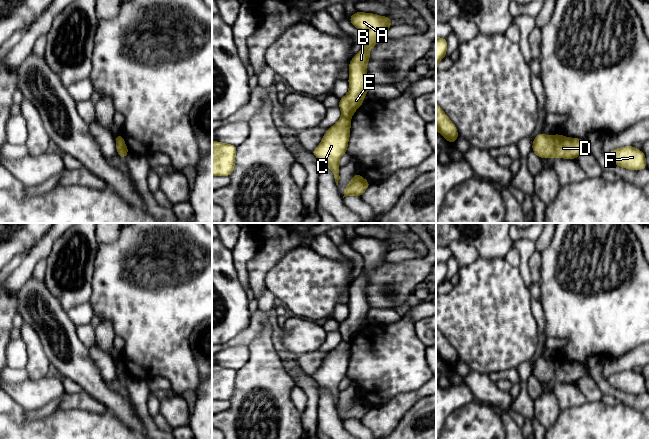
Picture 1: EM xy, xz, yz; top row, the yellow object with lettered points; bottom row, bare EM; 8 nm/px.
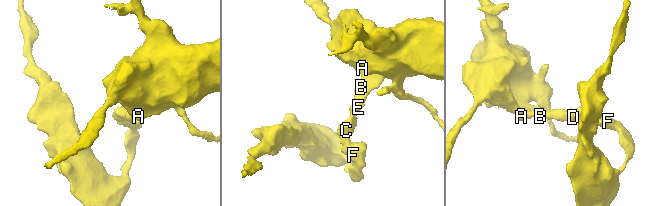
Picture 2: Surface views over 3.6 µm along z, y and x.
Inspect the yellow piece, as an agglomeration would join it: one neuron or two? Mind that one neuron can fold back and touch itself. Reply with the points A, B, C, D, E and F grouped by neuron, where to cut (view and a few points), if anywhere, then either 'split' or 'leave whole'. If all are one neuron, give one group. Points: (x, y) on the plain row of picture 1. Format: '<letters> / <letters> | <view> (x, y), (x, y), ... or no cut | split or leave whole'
A B E / C D F | yz (553, 360), (554, 381) | split

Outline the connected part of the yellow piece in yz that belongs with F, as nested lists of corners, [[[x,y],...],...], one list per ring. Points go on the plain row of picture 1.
[[[625,370],[611,374],[607,381],[615,389],[629,394],[637,395],[647,392],[646,379],[634,370]]]

